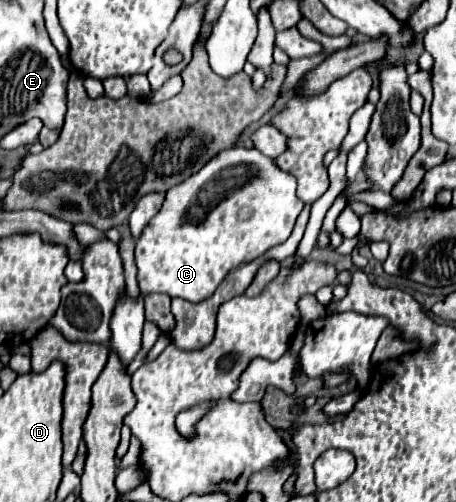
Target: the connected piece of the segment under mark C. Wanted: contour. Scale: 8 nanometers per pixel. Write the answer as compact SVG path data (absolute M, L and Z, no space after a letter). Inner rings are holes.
M226 148L220 156L208 160L196 176L190 176L184 184L176 184L176 188L166 192L160 212L144 228L140 240L136 240L136 266L142 296L168 294L190 302L206 300L232 268L238 268L242 262L252 262L268 248L282 244L290 236L302 208L304 202L296 196L296 178L290 172L276 168L276 162L256 152L256 148ZM242 208L250 208L252 214L240 218L238 212Z

